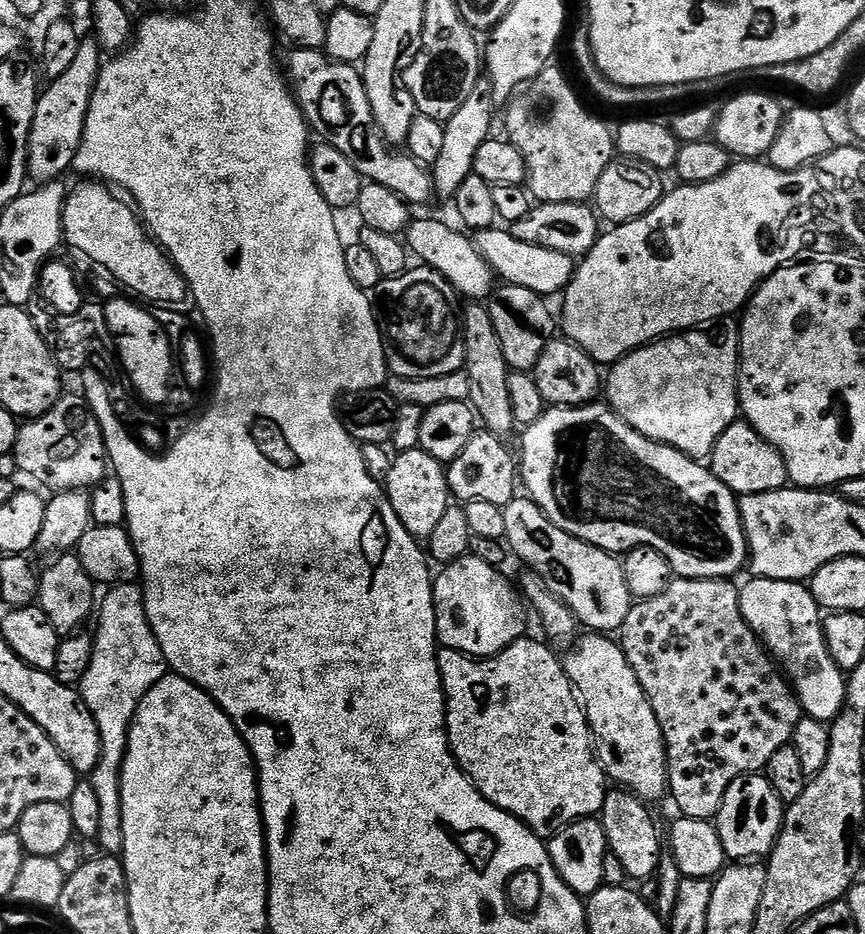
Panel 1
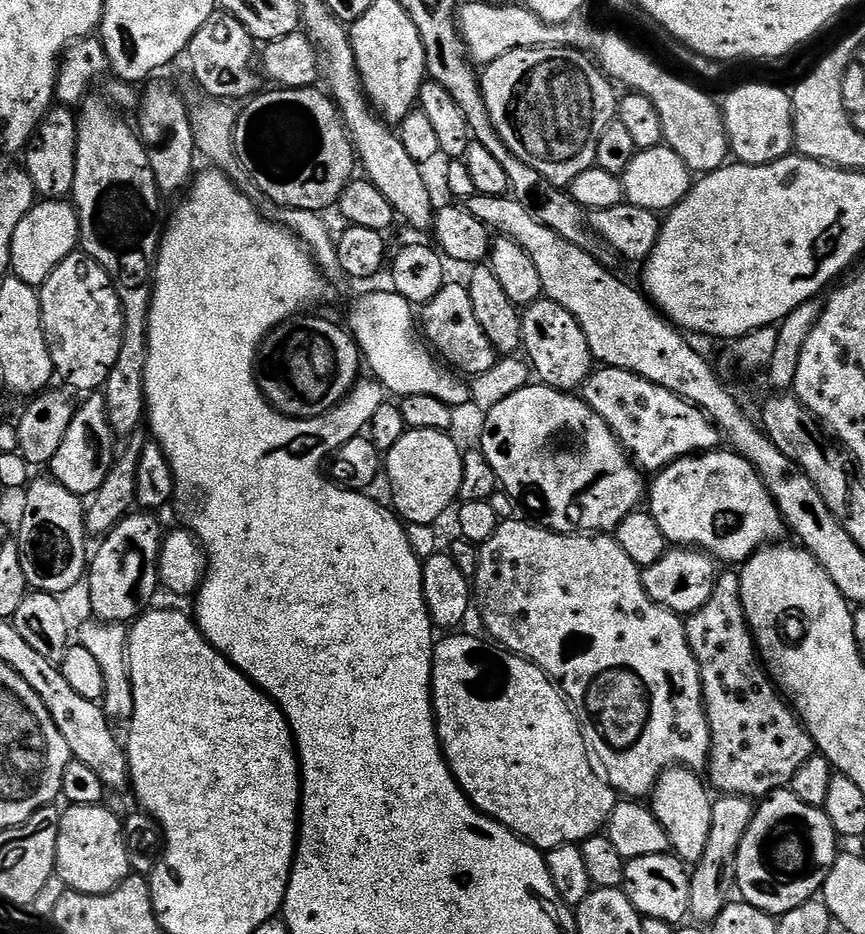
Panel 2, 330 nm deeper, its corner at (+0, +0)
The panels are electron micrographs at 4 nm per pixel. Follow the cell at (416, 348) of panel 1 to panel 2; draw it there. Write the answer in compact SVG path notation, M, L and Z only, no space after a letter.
M445 282L438 294L434 294L434 298L430 298L427 304L423 305L421 312L424 313L419 313L418 320L422 325L423 339L449 369L465 377L475 378L486 374L486 370L496 364L498 354L494 346L490 346L490 340L483 333L482 326L478 326L474 306L470 303L470 294L463 283Z

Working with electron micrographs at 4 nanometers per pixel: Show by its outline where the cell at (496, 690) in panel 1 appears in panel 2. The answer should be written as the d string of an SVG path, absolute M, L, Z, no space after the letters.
M460 634L445 635L448 636L445 640L437 639L432 649L432 710L436 718L436 733L440 735L440 751L444 753L448 769L460 783L462 791L468 795L468 800L479 812L494 818L513 834L541 850L557 848L563 844L579 844L581 840L597 835L607 825L610 814L618 802L618 793L594 767L594 760L584 742L580 723L576 721L576 713L565 700L563 692L549 680L548 675L537 664L531 664L523 656L501 650L491 643L483 644L476 636L456 635Z

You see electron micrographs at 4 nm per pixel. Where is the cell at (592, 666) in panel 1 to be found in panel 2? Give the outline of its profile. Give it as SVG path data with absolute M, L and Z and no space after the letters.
M668 768L658 778L650 797L652 813L658 822L662 822L662 830L666 830L668 835L669 849L688 866L696 865L706 851L712 817L713 797L708 796L709 789L705 781L701 777L700 781L696 776L699 775L691 768Z

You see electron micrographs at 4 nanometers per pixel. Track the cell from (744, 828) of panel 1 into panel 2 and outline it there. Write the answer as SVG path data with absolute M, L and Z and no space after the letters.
M777 790L771 796L759 801L754 818L746 830L746 838L742 838L742 846L738 850L736 863L736 888L742 895L743 903L767 912L769 916L778 918L794 906L802 906L802 902L813 899L823 889L826 878L834 866L838 849L838 837L834 826L830 826L830 818L823 808L806 806L791 790Z

